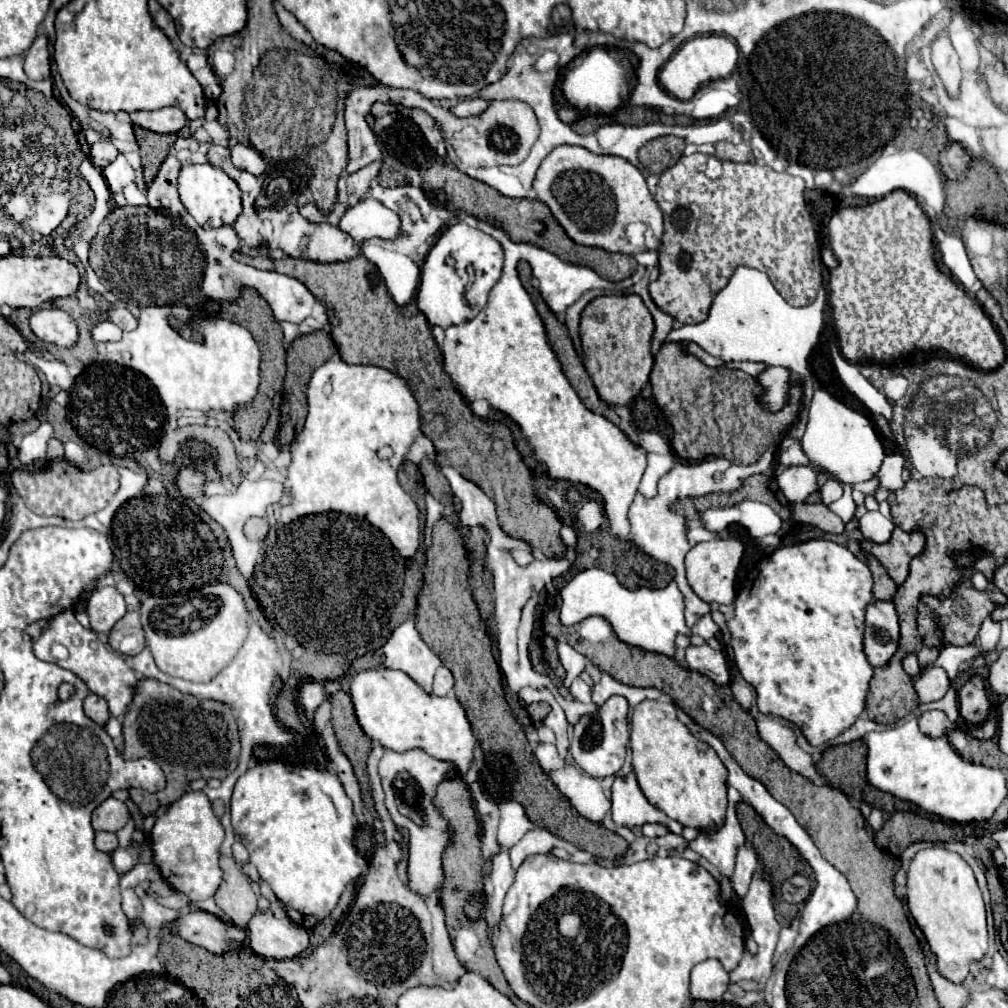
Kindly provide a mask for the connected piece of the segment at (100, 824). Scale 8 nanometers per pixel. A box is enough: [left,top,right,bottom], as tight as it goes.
[93,798,129,832]

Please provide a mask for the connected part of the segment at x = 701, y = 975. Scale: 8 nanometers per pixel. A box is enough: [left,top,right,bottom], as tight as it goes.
[689,958,729,1002]

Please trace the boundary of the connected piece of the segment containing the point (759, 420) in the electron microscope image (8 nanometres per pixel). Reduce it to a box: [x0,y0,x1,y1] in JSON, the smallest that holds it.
[651,342,803,464]

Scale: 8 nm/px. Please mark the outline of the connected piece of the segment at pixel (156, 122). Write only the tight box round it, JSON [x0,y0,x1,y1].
[131,106,187,134]

